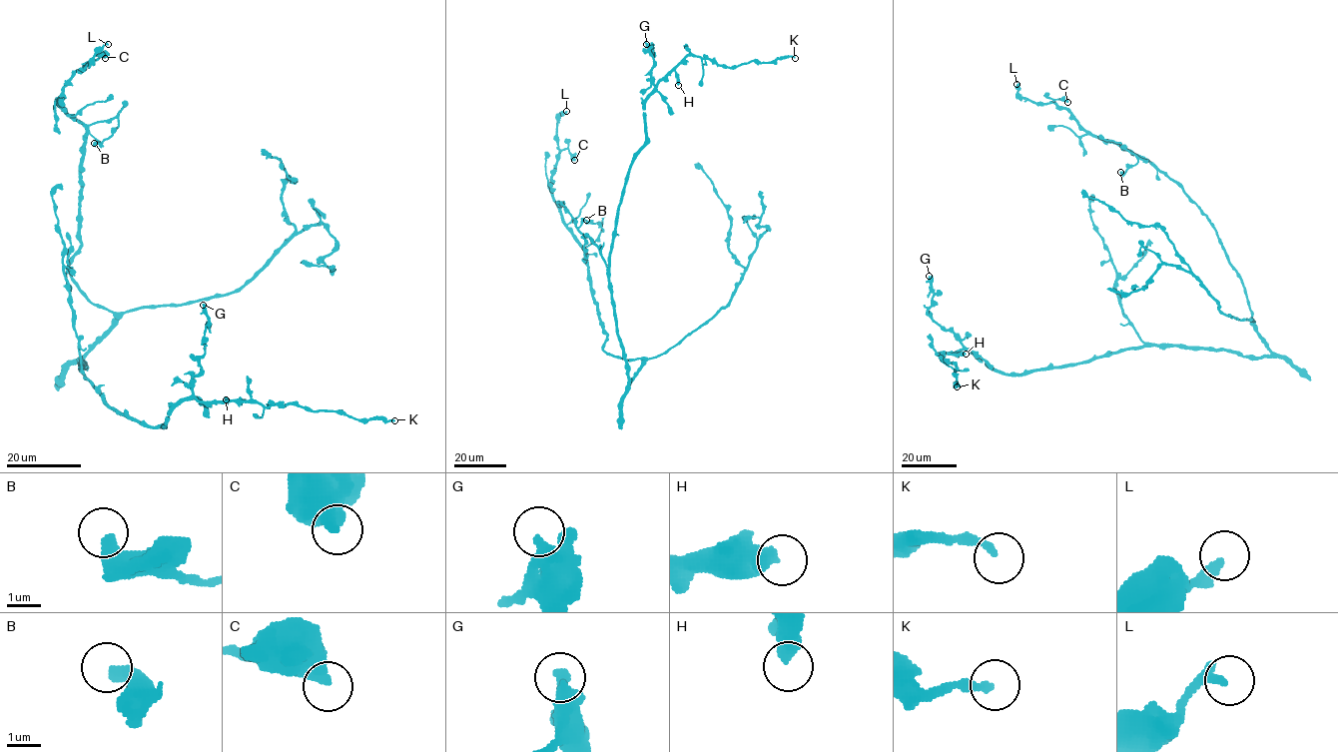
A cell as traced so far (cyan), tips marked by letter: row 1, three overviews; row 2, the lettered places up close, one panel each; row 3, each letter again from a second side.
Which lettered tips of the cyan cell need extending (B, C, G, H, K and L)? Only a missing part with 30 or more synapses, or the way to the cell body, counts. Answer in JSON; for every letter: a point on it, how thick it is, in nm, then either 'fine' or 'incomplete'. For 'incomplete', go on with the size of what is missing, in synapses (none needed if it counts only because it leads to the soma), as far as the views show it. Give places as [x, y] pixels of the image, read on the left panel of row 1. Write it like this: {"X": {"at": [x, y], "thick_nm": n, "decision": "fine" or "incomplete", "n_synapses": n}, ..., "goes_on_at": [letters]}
{"B": {"at": [94, 143], "thick_nm": 460, "decision": "fine"}, "C": {"at": [105, 58], "thick_nm": 480, "decision": "fine"}, "G": {"at": [203, 305], "thick_nm": 320, "decision": "fine"}, "H": {"at": [226, 399], "thick_nm": 500, "decision": "fine"}, "K": {"at": [394, 420], "thick_nm": 220, "decision": "fine"}, "L": {"at": [108, 44], "thick_nm": 280, "decision": "fine"}, "goes_on_at": []}

